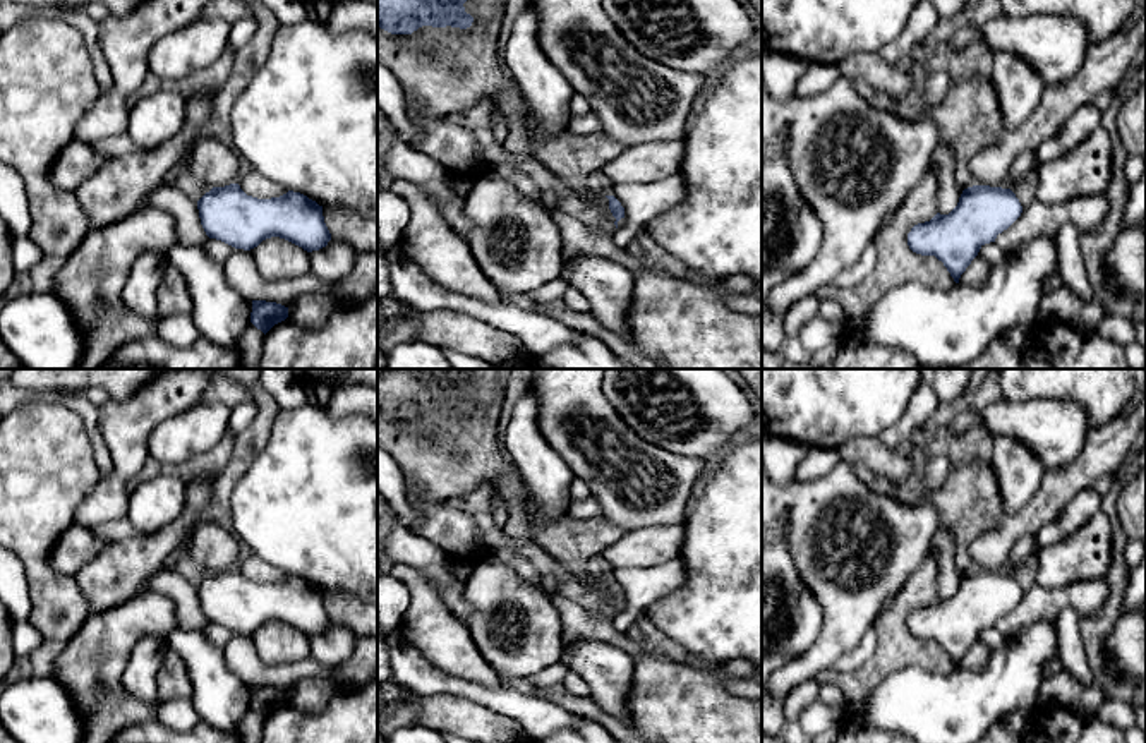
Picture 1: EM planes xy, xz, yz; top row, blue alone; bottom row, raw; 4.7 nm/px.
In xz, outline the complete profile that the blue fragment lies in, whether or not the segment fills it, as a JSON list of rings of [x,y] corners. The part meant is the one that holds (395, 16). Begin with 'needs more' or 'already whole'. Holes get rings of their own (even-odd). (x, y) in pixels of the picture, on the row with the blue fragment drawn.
already whole; [[[377,0],[377,27],[391,34],[412,34],[422,26],[460,27],[472,26],[465,12],[467,0]]]

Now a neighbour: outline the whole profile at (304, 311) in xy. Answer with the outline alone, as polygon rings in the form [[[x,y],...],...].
[[[304,293],[288,307],[288,317],[307,329],[321,329],[340,304],[324,293]]]

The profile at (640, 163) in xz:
[[[650,141],[619,149],[600,170],[614,184],[650,184],[679,172],[683,141]]]

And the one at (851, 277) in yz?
[[[873,242],[863,251],[860,259],[841,271],[830,285],[839,290],[849,290],[863,283],[877,268],[877,249]]]

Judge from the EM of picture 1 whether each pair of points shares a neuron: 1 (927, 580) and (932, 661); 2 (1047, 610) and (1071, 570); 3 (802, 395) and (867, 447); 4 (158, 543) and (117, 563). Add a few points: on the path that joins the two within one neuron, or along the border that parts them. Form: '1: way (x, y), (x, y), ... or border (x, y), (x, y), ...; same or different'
1: way (908, 601), (901, 608), (901, 634), (911, 644); same
2: border (1100, 577), (1057, 587), (1037, 584); different
3: border (877, 434), (851, 438), (838, 448); different
4: way (148, 553), (127, 563); same

